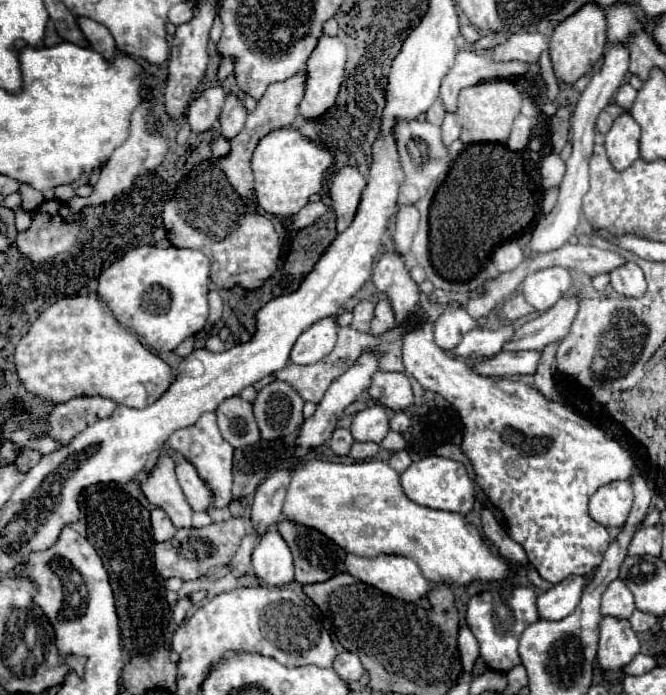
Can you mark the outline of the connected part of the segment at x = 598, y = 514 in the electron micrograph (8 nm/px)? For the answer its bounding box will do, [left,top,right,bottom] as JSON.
[590,483,634,527]

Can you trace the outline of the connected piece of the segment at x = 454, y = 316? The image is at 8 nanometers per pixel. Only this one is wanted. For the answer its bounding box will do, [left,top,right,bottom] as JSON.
[434,307,476,351]

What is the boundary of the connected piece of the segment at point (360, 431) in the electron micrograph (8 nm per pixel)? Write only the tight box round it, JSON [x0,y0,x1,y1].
[352,405,390,443]

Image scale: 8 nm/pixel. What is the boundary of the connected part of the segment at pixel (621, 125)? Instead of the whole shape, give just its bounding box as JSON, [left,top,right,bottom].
[604,111,640,171]

